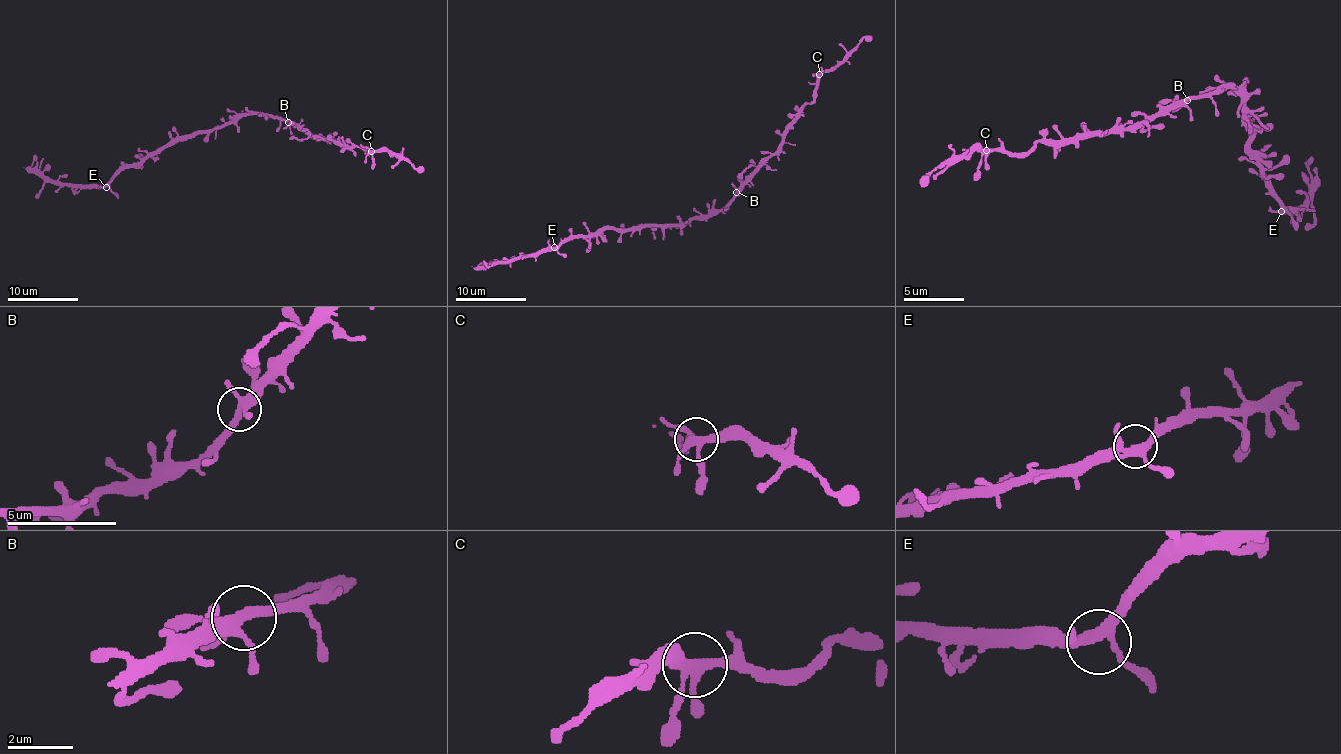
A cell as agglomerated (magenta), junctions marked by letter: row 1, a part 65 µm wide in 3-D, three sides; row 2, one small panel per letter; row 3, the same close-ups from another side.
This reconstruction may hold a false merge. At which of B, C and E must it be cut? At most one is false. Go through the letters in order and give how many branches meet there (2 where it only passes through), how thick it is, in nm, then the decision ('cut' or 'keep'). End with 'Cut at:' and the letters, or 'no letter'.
B: 4 | 320 nm | keep
C: 4 | 320 nm | keep
E: 4 | 320 nm | keep
Cut at: no letter

